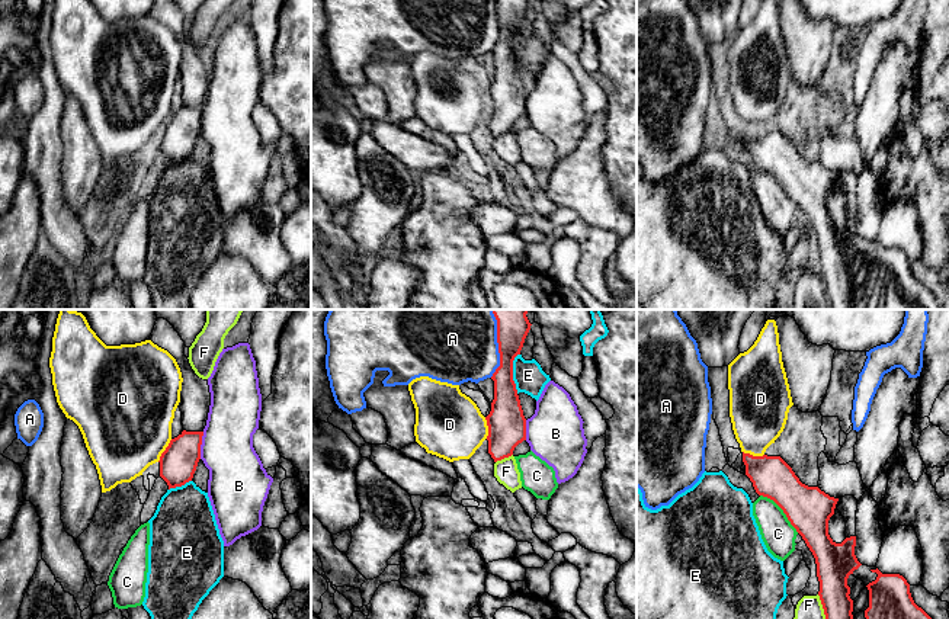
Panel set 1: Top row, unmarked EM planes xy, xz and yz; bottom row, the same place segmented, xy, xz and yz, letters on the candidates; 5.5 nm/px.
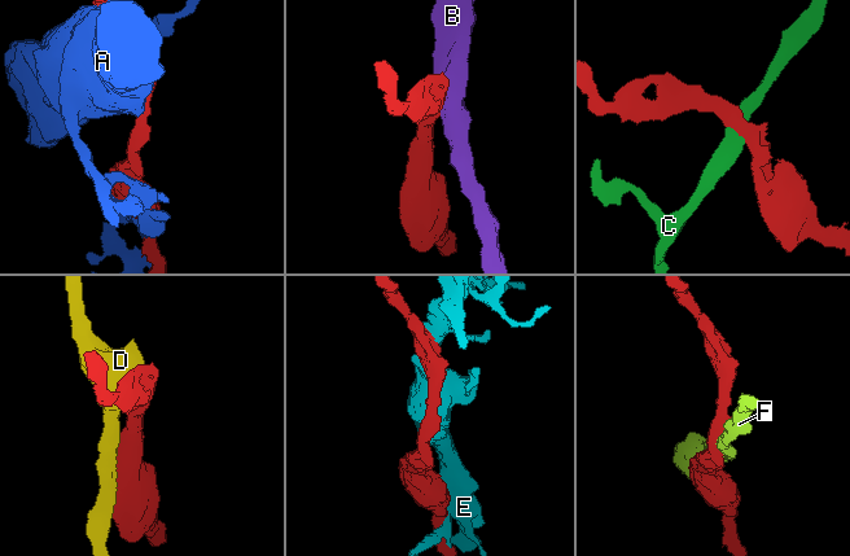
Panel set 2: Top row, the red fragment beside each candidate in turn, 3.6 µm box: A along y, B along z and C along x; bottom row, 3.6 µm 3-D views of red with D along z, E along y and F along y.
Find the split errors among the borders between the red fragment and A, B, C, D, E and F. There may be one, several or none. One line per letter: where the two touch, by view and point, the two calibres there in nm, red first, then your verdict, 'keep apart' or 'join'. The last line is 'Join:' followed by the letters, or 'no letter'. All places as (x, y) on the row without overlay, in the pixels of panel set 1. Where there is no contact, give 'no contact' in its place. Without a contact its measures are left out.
A: meets red in xz at (499, 26); 150 nm thick on the red side, 320 nm on the other; keep apart
B: meets red in xy at (201, 118); 200 nm thick on the red side, 300 nm on the other; keep apart
C: meets red in yz at (782, 183); 260 nm thick on the red side, 180 nm on the other; keep apart
D: meets red in xy at (164, 125); 200 nm thick on the red side, 480 nm on the other; keep apart
E: meets red in xz at (512, 48); 190 nm thick on the red side, 170 nm on the other; keep apart
F: meets red in xz at (503, 132); 220 nm thick on the red side, 130 nm on the other; keep apart
Join: no letter

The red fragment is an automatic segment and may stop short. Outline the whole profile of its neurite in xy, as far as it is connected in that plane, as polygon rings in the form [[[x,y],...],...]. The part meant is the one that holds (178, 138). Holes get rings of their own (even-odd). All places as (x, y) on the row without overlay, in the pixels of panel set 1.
[[[183,105],[171,113],[160,131],[160,151],[167,157],[169,164],[182,161],[192,155],[201,134],[203,106]]]

